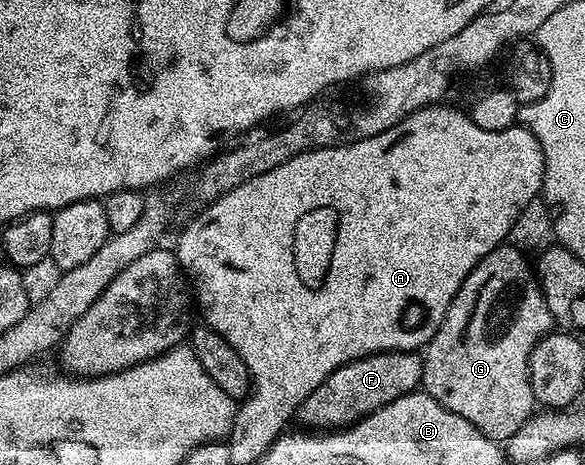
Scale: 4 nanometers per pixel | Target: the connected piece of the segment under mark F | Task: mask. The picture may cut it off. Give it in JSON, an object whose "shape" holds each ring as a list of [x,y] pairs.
{"shape":[[[417,351],[413,352],[377,352],[364,358],[356,358],[328,374],[308,398],[298,407],[296,420],[299,420],[301,427],[306,430],[337,430],[349,428],[350,425],[358,423],[368,414],[372,414],[378,408],[383,408],[388,402],[392,402],[401,396],[407,396],[415,391],[422,382],[422,357]]]}

